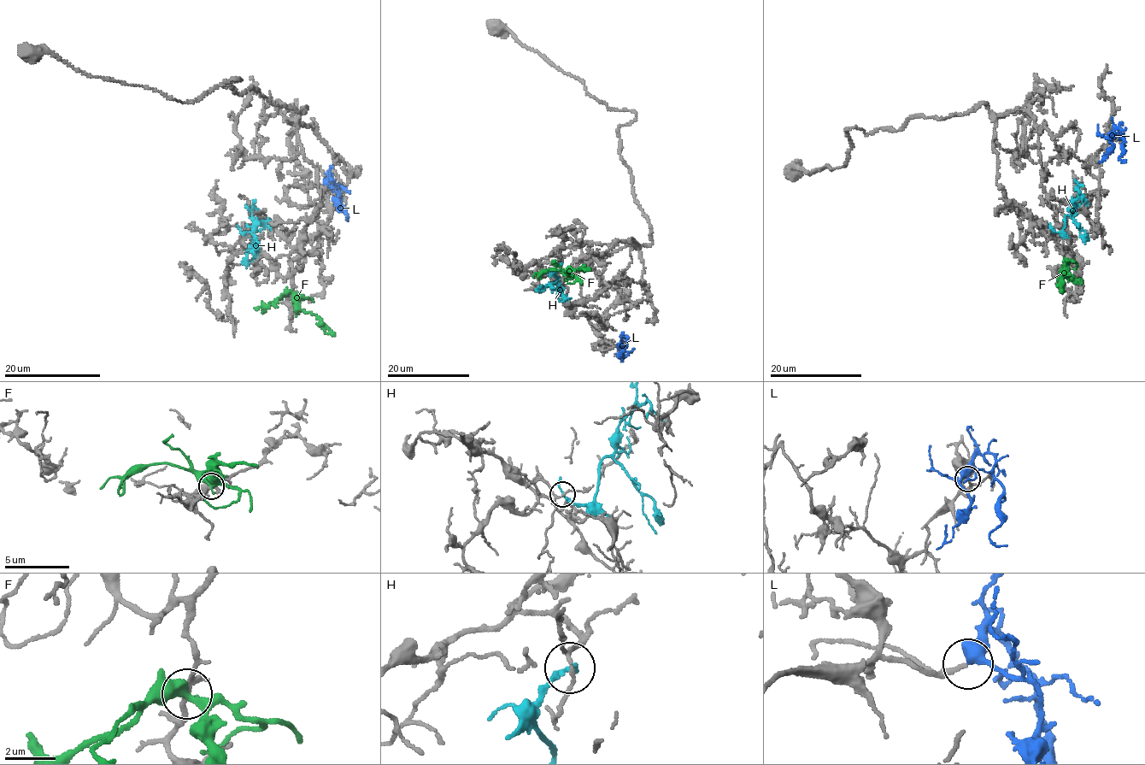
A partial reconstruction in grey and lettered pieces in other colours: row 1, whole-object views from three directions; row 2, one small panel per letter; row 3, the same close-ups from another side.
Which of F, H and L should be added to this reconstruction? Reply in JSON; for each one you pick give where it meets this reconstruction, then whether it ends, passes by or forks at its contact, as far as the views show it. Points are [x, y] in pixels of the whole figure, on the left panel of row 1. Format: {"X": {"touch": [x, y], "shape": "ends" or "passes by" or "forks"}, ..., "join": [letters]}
{"L": {"touch": [325, 185], "shape": "passes by"}, "join": ["L"]}

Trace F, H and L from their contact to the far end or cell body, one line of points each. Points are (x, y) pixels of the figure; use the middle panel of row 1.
F: (568, 276), (572, 269), (589, 269)
H: (560, 264), (554, 272), (558, 277), (558, 294), (566, 296)
L: (617, 345), (623, 358), (620, 355), (624, 350), (620, 356)

